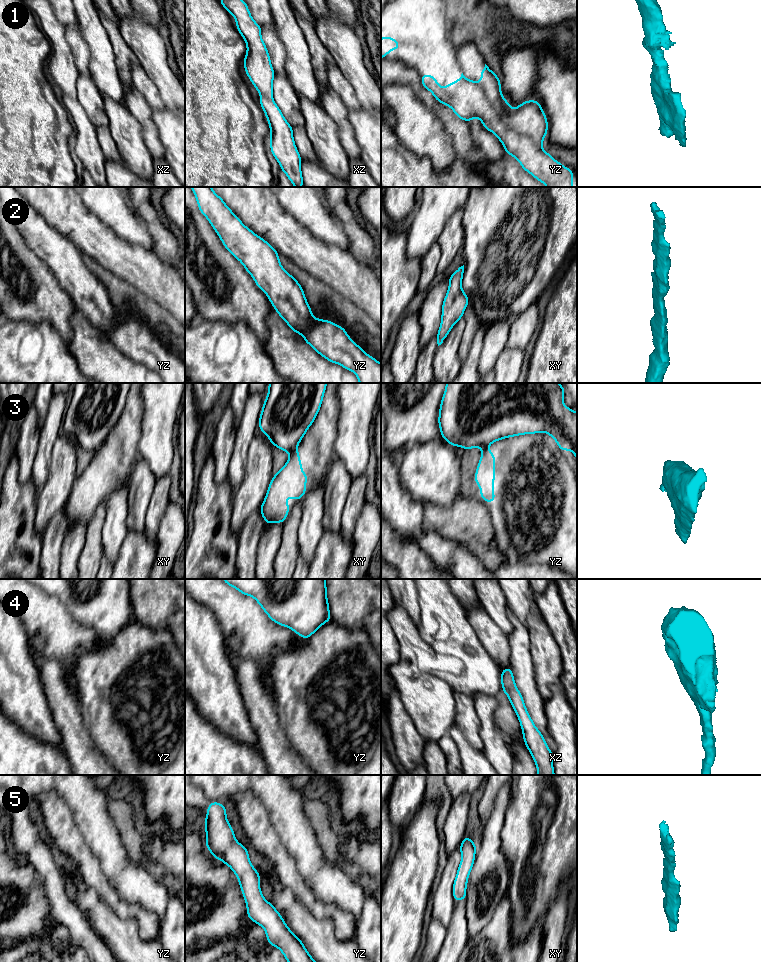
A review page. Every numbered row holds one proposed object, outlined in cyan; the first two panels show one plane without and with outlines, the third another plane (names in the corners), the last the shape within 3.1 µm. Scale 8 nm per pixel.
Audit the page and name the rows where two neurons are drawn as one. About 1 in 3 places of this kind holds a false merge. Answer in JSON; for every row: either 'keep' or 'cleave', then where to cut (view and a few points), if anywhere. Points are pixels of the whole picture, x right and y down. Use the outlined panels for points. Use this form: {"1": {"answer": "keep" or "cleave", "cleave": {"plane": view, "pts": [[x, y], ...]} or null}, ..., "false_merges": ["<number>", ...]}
{"1": {"answer": "cleave", "cleave": {"plane": "yz", "pts": [[478, 83], [489, 99], [490, 94], [500, 88]]}}, "2": {"answer": "keep", "cleave": null}, "3": {"answer": "cleave", "cleave": {"plane": "xy", "pts": [[296, 447], [290, 452]]}}, "4": {"answer": "keep", "cleave": null}, "5": {"answer": "keep", "cleave": null}, "false_merges": ["1", "3"]}

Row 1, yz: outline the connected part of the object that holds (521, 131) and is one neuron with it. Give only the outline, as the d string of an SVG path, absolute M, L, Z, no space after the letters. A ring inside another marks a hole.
M463 73L456 82L450 82L444 88L438 84L432 74L422 74L421 83L438 102L450 107L458 118L469 123L474 117L479 118L483 127L497 136L506 154L515 157L521 167L535 179L547 187L573 187L574 171L569 167L564 168L560 160L554 161L553 154L545 153L542 147L548 132L548 121L540 102L527 100L512 110L508 101L503 97L501 88L492 92L489 100L481 85L467 79Z

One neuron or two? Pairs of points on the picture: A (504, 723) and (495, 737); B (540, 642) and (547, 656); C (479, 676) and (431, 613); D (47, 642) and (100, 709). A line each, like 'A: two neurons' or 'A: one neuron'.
A: two neurons
B: one neuron
C: one neuron
D: two neurons

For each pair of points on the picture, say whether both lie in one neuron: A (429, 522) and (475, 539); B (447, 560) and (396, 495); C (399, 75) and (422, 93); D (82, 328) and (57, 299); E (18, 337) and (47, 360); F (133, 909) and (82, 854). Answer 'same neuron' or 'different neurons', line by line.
A: same neuron
B: same neuron
C: same neuron
D: different neurons
E: same neuron
F: same neuron

